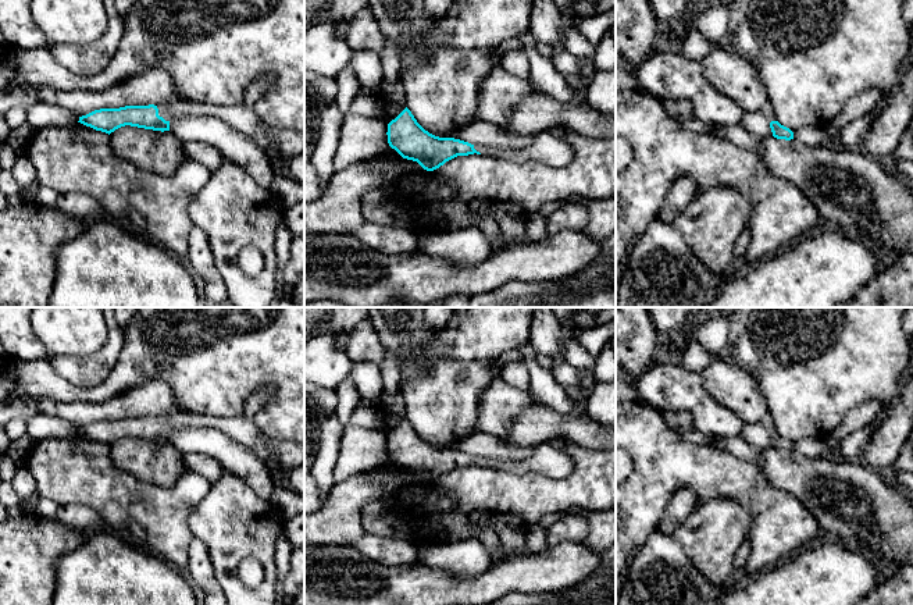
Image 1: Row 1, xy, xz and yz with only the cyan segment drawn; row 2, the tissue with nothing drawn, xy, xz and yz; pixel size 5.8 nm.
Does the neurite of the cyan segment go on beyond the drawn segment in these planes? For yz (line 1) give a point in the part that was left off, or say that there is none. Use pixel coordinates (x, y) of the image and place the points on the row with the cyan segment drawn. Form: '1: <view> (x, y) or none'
1: yz (767, 110)

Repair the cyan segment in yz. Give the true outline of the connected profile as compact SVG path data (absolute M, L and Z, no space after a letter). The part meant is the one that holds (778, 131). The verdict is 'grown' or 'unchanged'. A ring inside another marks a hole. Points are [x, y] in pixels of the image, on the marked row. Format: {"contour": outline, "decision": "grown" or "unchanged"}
{"contour": "M768 100L763 104L762 111L766 115L766 118L770 121L770 128L771 128L774 138L785 139L785 140L793 139L793 132L789 128L781 125L775 120L775 113L774 113L773 106Z", "decision": "grown"}

